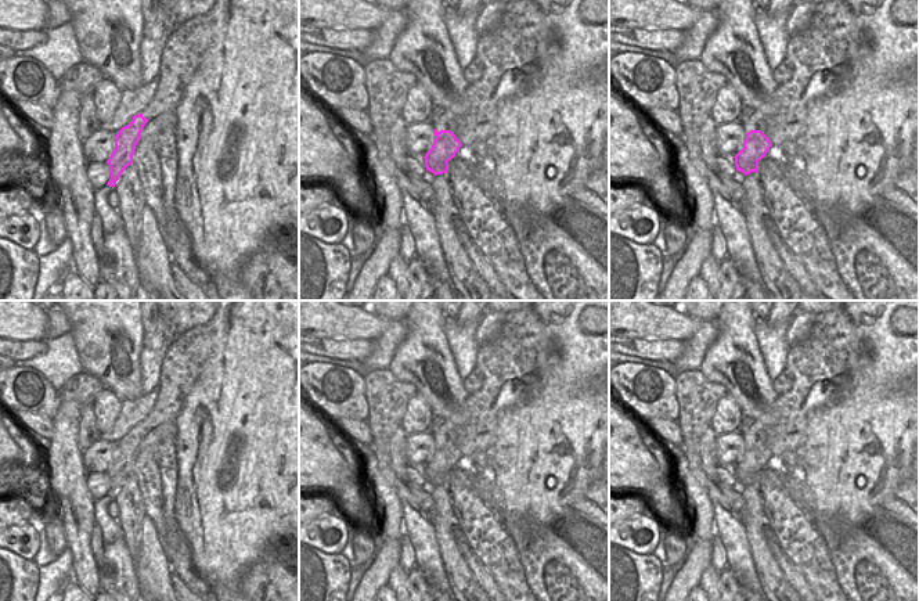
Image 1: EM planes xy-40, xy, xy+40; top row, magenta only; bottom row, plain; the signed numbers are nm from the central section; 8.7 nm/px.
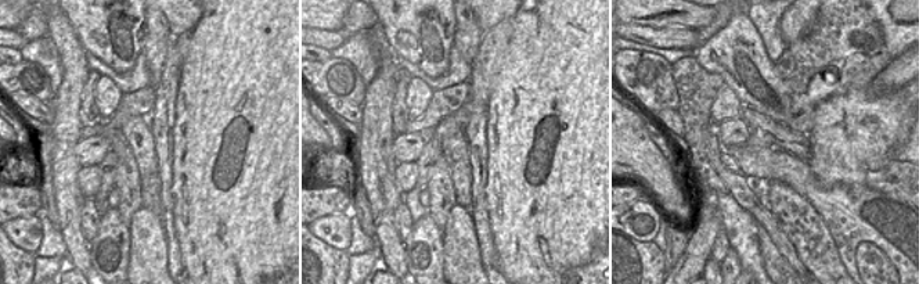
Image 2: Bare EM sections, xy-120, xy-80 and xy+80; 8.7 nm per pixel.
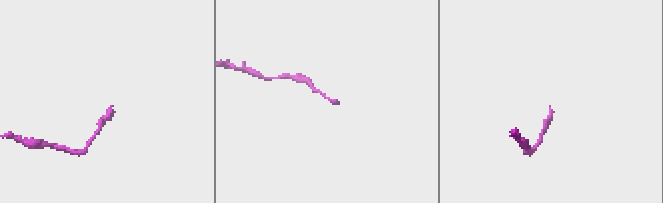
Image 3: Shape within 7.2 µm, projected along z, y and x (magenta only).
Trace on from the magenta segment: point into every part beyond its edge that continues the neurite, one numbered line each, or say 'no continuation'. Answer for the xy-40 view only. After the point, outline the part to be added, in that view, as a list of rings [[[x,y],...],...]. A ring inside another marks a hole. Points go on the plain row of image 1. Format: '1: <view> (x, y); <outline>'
1: xy-40 (187, 352); [[[213,316],[208,323],[176,335],[169,345],[161,367],[159,386],[152,411],[141,422],[148,429],[140,450],[156,456],[159,445],[172,439],[176,442],[176,420],[184,397],[194,385],[203,361],[216,343],[226,338],[226,321]]]

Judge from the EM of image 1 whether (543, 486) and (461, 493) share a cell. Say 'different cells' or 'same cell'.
different cells

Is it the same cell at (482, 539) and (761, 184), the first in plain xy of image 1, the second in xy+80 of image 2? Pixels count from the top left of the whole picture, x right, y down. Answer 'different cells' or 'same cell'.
different cells

